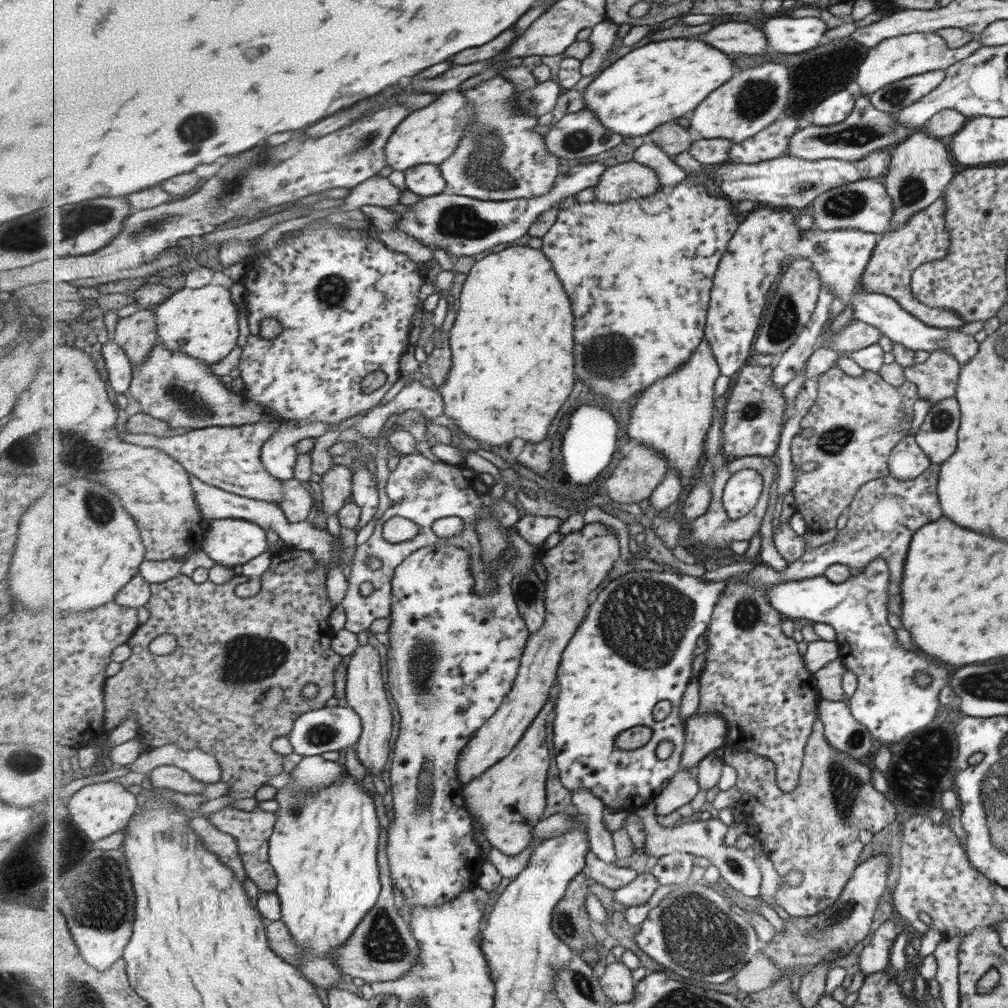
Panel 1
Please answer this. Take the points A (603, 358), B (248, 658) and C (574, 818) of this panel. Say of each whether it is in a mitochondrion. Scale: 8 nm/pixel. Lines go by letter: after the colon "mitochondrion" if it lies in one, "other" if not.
A: mitochondrion
B: mitochondrion
C: other

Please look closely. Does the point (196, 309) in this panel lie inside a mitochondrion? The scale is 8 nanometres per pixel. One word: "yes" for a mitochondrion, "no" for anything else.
no

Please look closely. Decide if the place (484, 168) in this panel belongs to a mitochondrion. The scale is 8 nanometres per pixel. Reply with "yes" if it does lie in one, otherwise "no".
yes

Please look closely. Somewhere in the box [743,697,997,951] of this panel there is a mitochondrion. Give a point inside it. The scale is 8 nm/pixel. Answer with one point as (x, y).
(845, 786)

